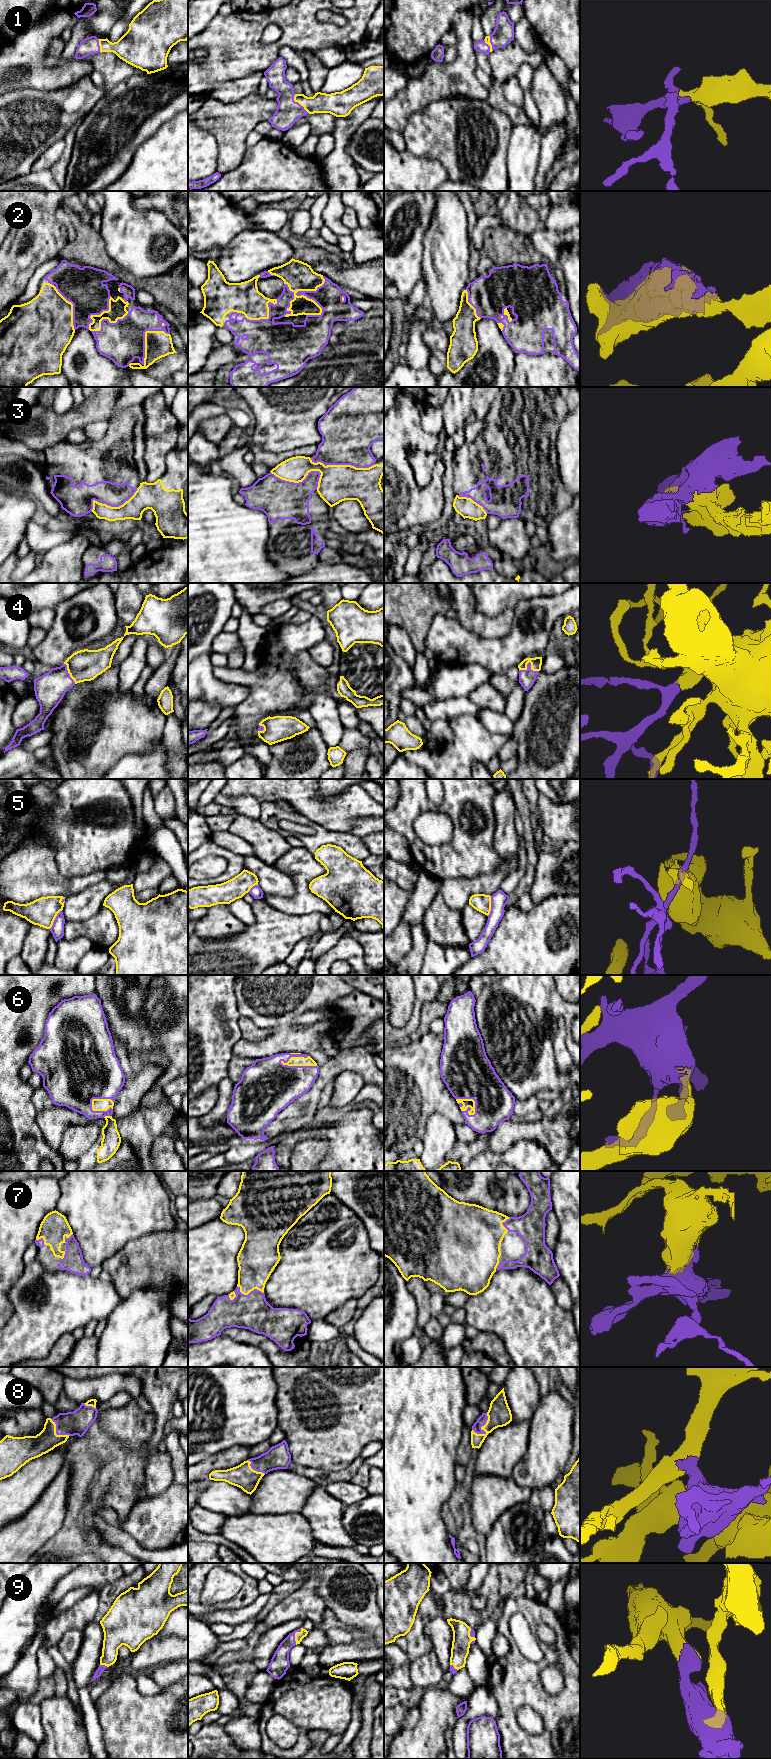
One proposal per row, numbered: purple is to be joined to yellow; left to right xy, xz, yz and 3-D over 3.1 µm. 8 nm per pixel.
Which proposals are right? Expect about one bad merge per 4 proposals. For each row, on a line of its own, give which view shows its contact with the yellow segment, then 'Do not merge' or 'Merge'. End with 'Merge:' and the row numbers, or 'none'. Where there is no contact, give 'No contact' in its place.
1: Touches yellow in xz. Merge
2: Touches yellow in xz. Merge
3: Touches yellow in xz. Do not merge
4: Touches yellow in yz. Merge
5: Touches yellow in yz. Do not merge
6: Touches yellow in xz. Merge
7: Touches yellow in xz. Merge
8: Touches yellow in yz. Merge
9: Touches yellow in xz. Merge
Merge: 1, 2, 4, 6, 7, 8, 9

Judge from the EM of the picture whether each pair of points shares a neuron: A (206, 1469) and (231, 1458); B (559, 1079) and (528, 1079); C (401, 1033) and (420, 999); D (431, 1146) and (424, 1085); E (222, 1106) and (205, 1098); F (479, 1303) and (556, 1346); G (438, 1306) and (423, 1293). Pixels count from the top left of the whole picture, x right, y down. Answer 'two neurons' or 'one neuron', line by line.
A: one neuron
B: one neuron
C: one neuron
D: two neurons
E: two neurons
F: one neuron
G: two neurons

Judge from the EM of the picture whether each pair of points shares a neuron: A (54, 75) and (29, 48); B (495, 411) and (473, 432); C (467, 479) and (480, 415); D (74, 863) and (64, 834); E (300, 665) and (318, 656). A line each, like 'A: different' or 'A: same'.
A: same
B: different
C: different
D: same
E: different

